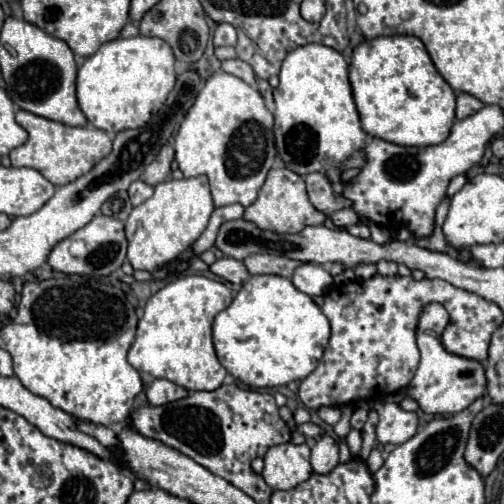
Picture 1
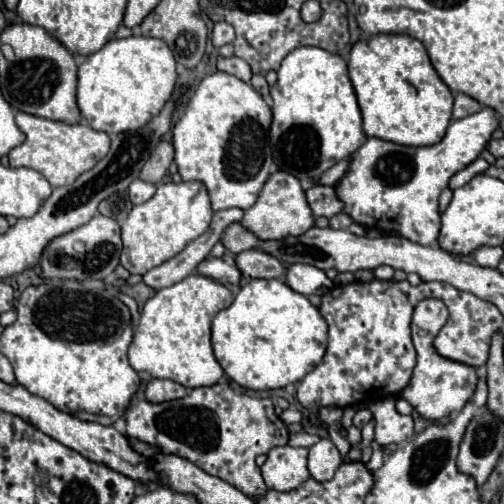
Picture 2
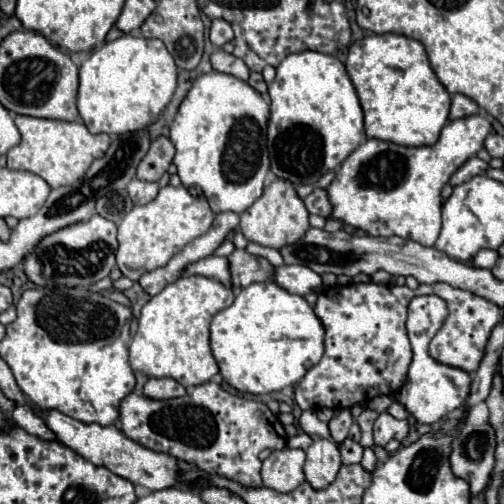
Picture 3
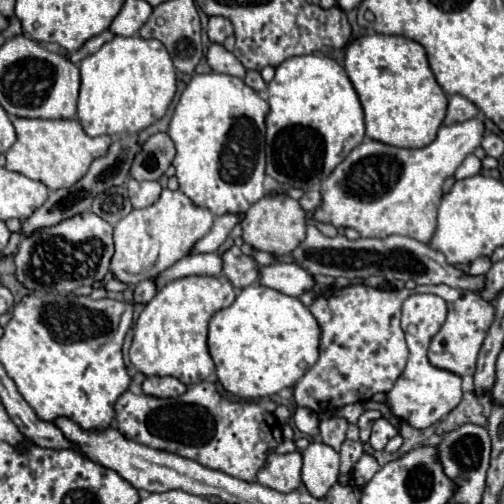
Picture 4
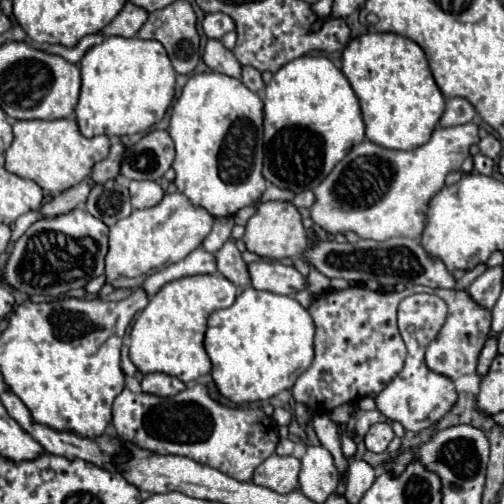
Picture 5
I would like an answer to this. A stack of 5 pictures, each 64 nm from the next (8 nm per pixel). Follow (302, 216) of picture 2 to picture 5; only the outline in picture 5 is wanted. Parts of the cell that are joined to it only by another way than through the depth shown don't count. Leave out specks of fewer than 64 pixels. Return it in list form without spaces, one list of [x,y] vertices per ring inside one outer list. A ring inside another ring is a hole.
[[[264,202],[260,204],[258,212],[248,220],[246,234],[242,238],[246,248],[262,258],[282,260],[282,258],[296,258],[306,248],[306,230],[302,226],[302,218],[292,202]]]

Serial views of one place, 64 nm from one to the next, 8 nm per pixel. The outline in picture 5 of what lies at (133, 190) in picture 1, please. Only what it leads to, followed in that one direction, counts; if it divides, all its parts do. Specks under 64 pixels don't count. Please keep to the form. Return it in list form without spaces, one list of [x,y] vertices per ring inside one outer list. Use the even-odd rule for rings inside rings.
[[[132,180],[130,182],[130,198],[132,198],[134,210],[156,206],[164,198],[164,194],[166,192],[156,182],[150,182],[150,180],[142,180],[142,182]]]

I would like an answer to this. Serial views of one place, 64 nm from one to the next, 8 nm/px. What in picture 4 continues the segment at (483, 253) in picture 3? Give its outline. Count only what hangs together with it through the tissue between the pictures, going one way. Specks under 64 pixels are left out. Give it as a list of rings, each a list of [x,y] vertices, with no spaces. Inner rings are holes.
[[[476,258],[476,260],[468,266],[468,274],[470,274],[470,276],[484,276],[490,266],[492,266],[490,258]]]

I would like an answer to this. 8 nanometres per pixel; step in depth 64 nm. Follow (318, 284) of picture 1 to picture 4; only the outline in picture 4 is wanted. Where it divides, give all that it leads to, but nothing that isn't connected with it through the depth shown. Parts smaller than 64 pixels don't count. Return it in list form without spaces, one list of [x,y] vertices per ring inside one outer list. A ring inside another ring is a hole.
[[[284,262],[260,266],[258,282],[262,286],[274,288],[288,296],[300,296],[300,294],[312,290],[312,286],[314,286],[314,278],[310,272],[306,272],[298,264],[284,264]]]

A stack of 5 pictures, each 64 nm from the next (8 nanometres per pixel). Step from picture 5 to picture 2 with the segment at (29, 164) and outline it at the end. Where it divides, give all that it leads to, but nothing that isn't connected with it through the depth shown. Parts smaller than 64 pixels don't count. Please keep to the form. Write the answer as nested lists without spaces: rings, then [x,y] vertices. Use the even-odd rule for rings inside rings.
[[[18,112],[16,114],[18,128],[26,134],[26,140],[12,148],[8,158],[12,168],[32,168],[40,172],[50,186],[66,186],[72,184],[80,174],[84,174],[88,168],[96,164],[96,160],[102,160],[110,148],[110,138],[106,132],[96,132],[88,124],[64,124],[54,122],[46,118],[38,118],[32,114]]]

